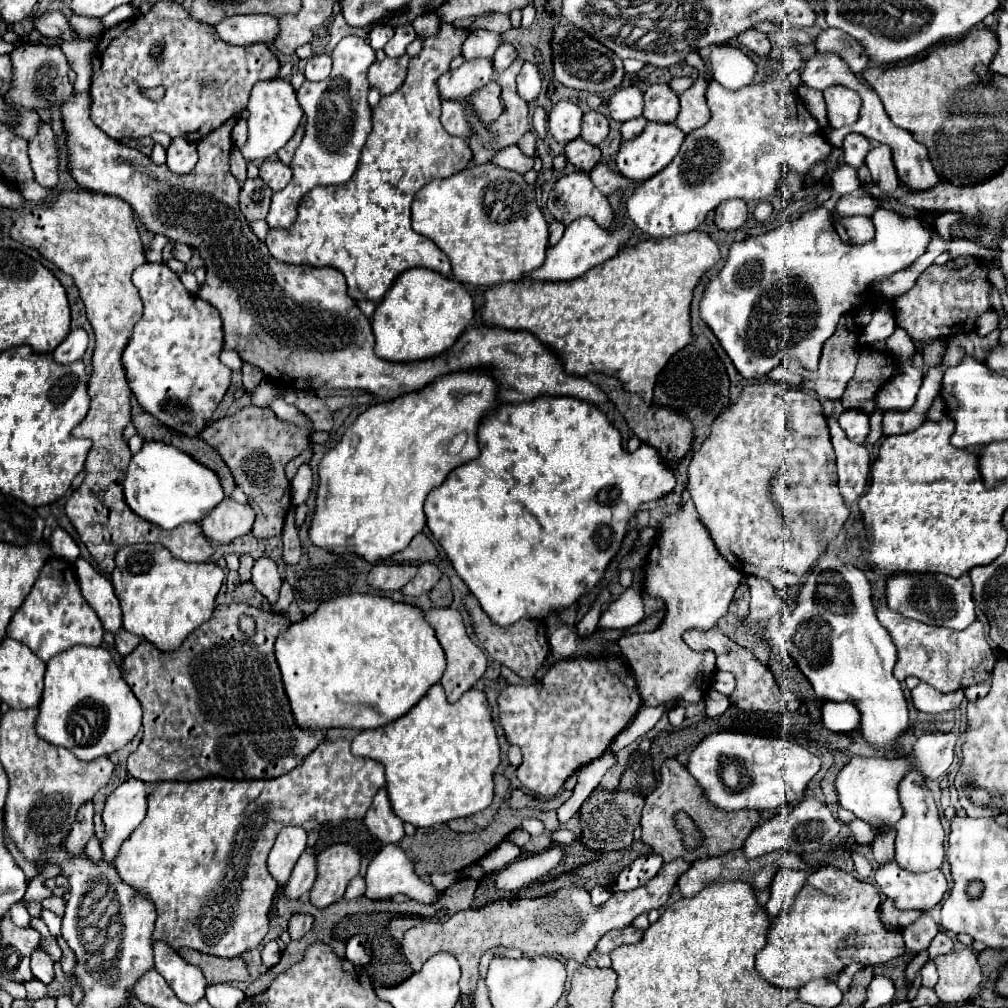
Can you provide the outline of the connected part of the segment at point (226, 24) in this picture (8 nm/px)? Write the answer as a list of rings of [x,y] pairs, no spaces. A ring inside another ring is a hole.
[[[253,14],[253,16],[231,16],[215,26],[217,34],[237,46],[257,44],[257,42],[273,42],[279,32],[279,20],[275,16]]]

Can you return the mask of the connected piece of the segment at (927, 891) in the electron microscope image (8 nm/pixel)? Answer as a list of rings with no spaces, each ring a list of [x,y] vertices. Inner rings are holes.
[[[889,862],[875,870],[879,890],[895,902],[899,910],[921,910],[927,912],[943,900],[947,892],[947,880],[941,870],[929,874],[905,872],[897,862]]]

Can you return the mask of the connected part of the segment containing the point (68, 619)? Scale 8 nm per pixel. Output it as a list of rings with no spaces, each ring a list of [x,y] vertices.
[[[49,558],[23,606],[15,612],[7,634],[9,638],[29,646],[43,662],[47,662],[55,654],[75,644],[99,646],[103,638],[103,626],[93,608],[81,596],[73,566],[61,558]]]

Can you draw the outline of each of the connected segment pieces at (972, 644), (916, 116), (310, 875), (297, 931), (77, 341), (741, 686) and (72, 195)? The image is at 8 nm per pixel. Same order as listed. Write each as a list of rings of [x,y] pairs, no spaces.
[[[885,604],[877,610],[877,618],[889,630],[897,646],[897,664],[893,672],[899,682],[903,682],[907,676],[917,676],[921,682],[933,686],[939,692],[953,692],[971,684],[987,682],[991,678],[995,656],[985,640],[981,622],[973,622],[971,626],[959,632],[909,620],[897,612],[891,612]]]
[[[973,28],[961,40],[935,48],[927,58],[905,66],[869,66],[863,72],[865,82],[881,98],[891,122],[903,130],[909,130],[913,138],[935,152],[937,132],[949,118],[949,102],[957,94],[957,88],[969,88],[977,84],[975,66],[989,64],[997,52],[997,38],[987,28]]]
[[[307,848],[303,852],[303,856],[299,858],[297,866],[291,872],[291,878],[287,880],[283,894],[287,900],[297,900],[301,894],[309,892],[313,882],[317,878],[317,868],[315,868],[315,854],[311,848]]]
[[[293,914],[289,918],[291,940],[299,940],[301,936],[305,936],[311,930],[311,924],[313,924],[313,918],[309,914]]]
[[[83,328],[71,330],[69,336],[63,340],[63,344],[59,344],[55,348],[53,360],[57,364],[73,364],[73,362],[81,360],[81,356],[87,350],[87,342],[89,342],[89,336],[87,336],[87,332]]]
[[[693,628],[693,630],[685,632],[683,640],[691,650],[713,650],[715,656],[717,656],[717,670],[727,670],[735,676],[737,684],[735,684],[735,690],[729,698],[737,708],[757,710],[757,712],[795,712],[799,708],[801,698],[797,694],[781,688],[775,682],[771,670],[765,664],[761,664],[747,648],[729,640],[721,632],[721,628],[713,628],[713,630],[695,630]]]
[[[71,190],[59,192],[51,204],[13,212],[11,222],[13,226],[9,236],[13,240],[39,250],[41,256],[73,278],[95,332],[93,372],[87,384],[91,408],[85,420],[71,432],[77,438],[93,440],[93,446],[85,462],[87,476],[65,504],[65,512],[73,522],[81,542],[103,574],[113,572],[115,552],[119,548],[141,542],[163,544],[169,552],[173,552],[173,556],[185,562],[209,562],[213,548],[211,542],[203,536],[199,524],[181,524],[173,530],[157,528],[155,524],[141,520],[135,512],[131,512],[123,498],[121,484],[125,478],[125,468],[131,460],[131,452],[127,442],[121,438],[121,432],[131,420],[131,390],[121,366],[121,352],[143,312],[143,302],[131,282],[131,274],[137,266],[147,262],[131,206],[117,196]]]

